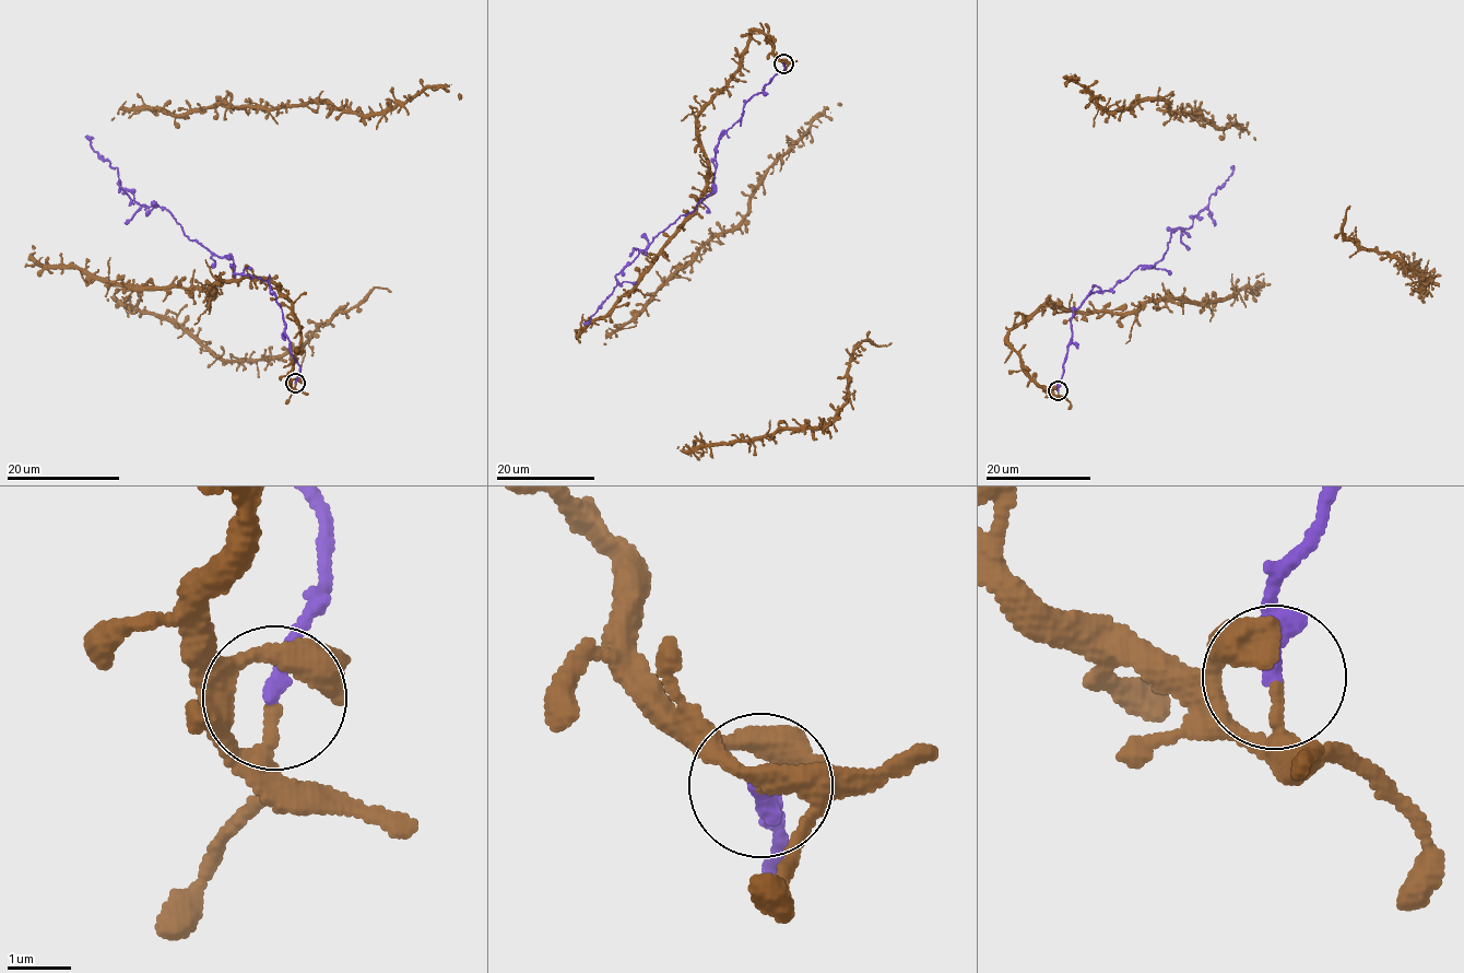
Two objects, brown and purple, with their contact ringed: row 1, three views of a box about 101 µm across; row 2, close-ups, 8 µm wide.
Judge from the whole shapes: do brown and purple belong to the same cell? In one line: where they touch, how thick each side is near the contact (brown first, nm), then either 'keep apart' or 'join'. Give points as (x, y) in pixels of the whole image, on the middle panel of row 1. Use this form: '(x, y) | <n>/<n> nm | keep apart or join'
(783, 63) | 220/280 nm | keep apart

